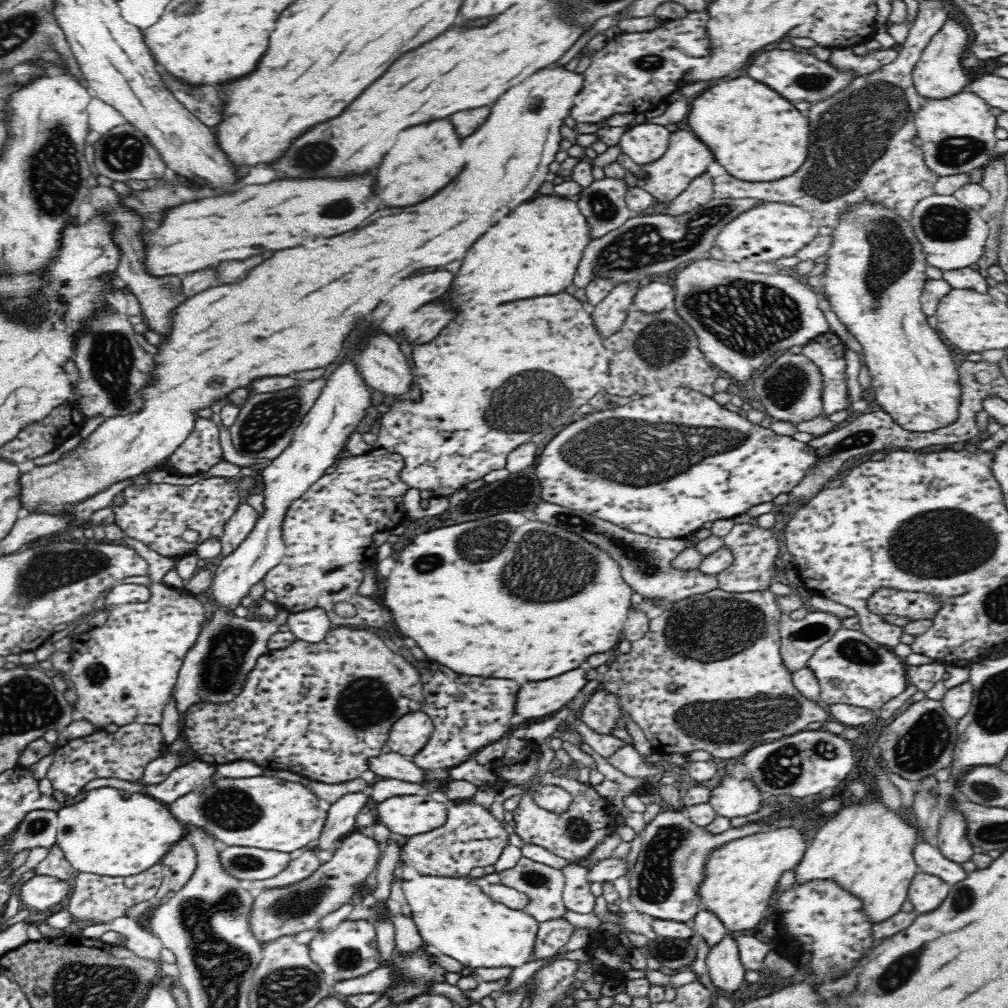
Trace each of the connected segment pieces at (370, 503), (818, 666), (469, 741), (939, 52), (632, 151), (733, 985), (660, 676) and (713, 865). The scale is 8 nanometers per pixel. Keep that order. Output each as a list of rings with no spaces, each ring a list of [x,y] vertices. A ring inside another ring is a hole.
[[[374,448],[366,454],[344,458],[310,488],[294,501],[283,520],[283,541],[286,543],[285,555],[280,564],[271,568],[262,578],[266,590],[274,592],[276,603],[283,605],[289,613],[320,607],[327,612],[335,626],[384,626],[382,606],[370,595],[360,593],[360,584],[364,580],[366,568],[377,561],[376,548],[372,538],[376,532],[396,528],[409,520],[404,505],[404,496],[411,486],[402,480],[401,474],[406,462],[400,454],[385,448]]]
[[[838,628],[834,636],[816,648],[806,667],[812,671],[821,688],[821,700],[832,704],[848,704],[878,711],[888,700],[907,688],[905,662],[889,647],[872,640],[862,631]]]
[[[430,658],[418,660],[414,666],[424,684],[423,710],[434,725],[428,742],[411,757],[418,768],[436,771],[458,766],[486,744],[503,738],[504,734],[513,730],[511,725],[517,721],[514,702],[520,690],[518,682],[506,678],[470,678],[452,672]]]
[[[950,16],[942,28],[930,38],[928,46],[922,51],[920,60],[913,70],[913,81],[920,96],[925,98],[950,98],[970,82],[970,72],[962,65],[963,54],[968,51],[970,36],[964,24],[956,17]]]
[[[640,124],[626,131],[619,141],[620,148],[636,164],[658,160],[669,147],[671,132],[665,126]]]
[[[730,933],[710,948],[706,957],[706,973],[712,979],[713,990],[722,988],[722,990],[734,992],[740,988],[746,972],[740,955],[737,938]]]
[[[716,588],[704,594],[692,594],[692,596],[683,598],[679,602],[674,602],[672,605],[668,610],[664,610],[660,616],[649,620],[649,629],[644,638],[633,642],[630,652],[619,655],[609,666],[606,674],[600,678],[600,682],[604,686],[603,690],[616,695],[620,699],[621,706],[628,710],[632,720],[642,728],[654,753],[686,756],[694,750],[705,750],[710,752],[716,761],[730,762],[730,758],[743,756],[748,750],[752,750],[752,748],[760,746],[762,743],[802,732],[806,730],[806,726],[810,722],[826,723],[831,719],[830,714],[822,708],[820,702],[817,703],[806,699],[800,691],[794,688],[794,684],[790,680],[792,676],[790,676],[790,672],[786,672],[786,666],[782,663],[780,652],[781,636],[778,631],[781,609],[778,607],[775,594],[772,591],[733,593]]]
[[[783,827],[740,838],[714,850],[706,863],[706,878],[699,888],[702,908],[717,914],[730,933],[751,930],[761,924],[781,877],[792,871],[808,850],[806,836],[805,828]]]

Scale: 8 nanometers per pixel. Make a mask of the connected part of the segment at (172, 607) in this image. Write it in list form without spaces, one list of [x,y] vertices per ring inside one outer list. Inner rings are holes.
[[[126,536],[124,544],[136,550],[148,562],[148,575],[152,579],[149,587],[150,598],[145,602],[116,606],[109,612],[106,622],[102,626],[91,627],[88,631],[78,635],[72,641],[73,649],[70,651],[72,660],[68,667],[68,677],[71,687],[75,689],[78,697],[75,706],[77,716],[97,725],[99,730],[110,722],[116,723],[119,727],[128,723],[160,725],[162,710],[170,702],[172,690],[176,684],[176,676],[182,668],[182,660],[184,660],[186,652],[190,650],[190,646],[196,642],[206,612],[194,594],[169,587],[163,582],[164,574],[174,566],[171,557],[162,556],[154,550],[150,550],[146,544]]]

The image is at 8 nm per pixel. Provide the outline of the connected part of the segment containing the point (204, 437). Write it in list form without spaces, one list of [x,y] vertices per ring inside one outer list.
[[[194,414],[194,430],[163,461],[162,470],[170,474],[200,475],[223,460],[218,436],[220,429],[210,418]]]

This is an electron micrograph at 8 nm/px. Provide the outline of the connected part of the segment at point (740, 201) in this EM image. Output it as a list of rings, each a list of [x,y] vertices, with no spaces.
[[[712,198],[678,216],[636,214],[616,230],[590,241],[576,270],[574,284],[585,289],[596,279],[608,279],[616,286],[630,281],[649,281],[652,276],[668,273],[682,262],[700,259],[700,254],[713,246],[723,226],[762,203],[765,201],[761,198]]]

